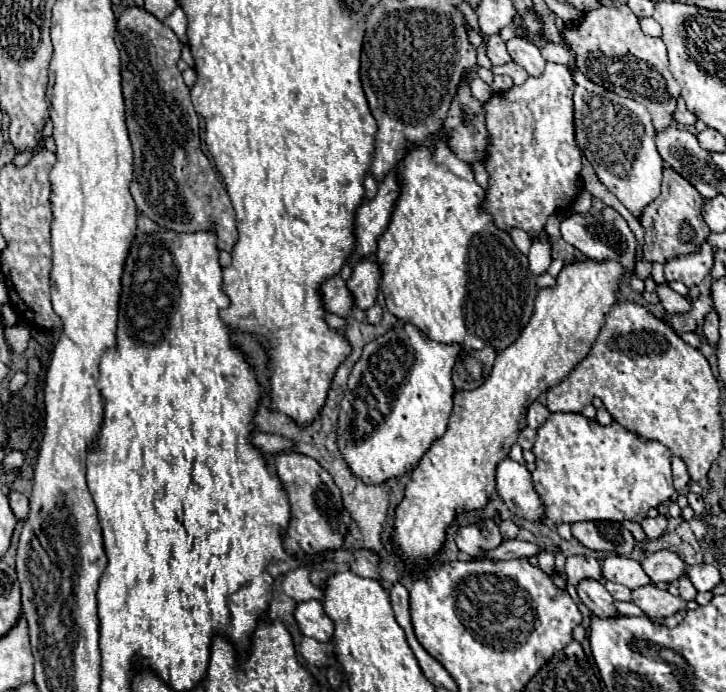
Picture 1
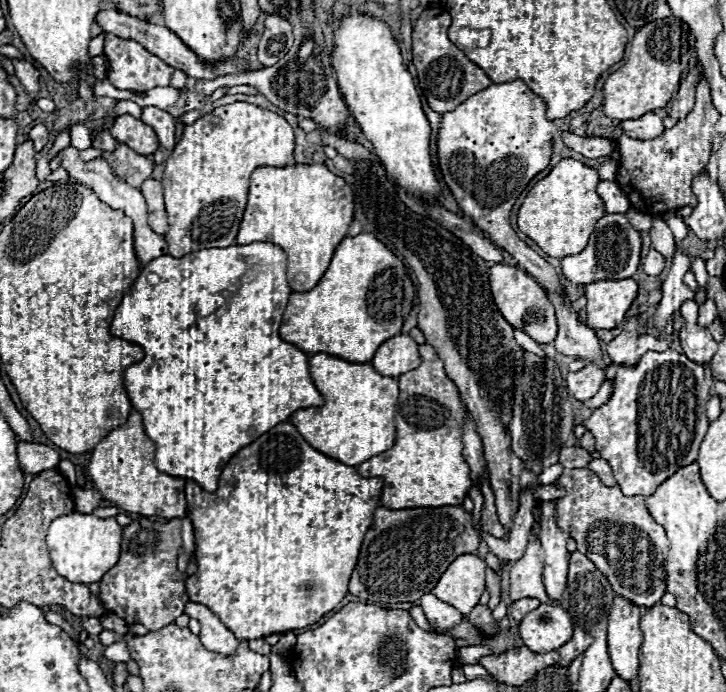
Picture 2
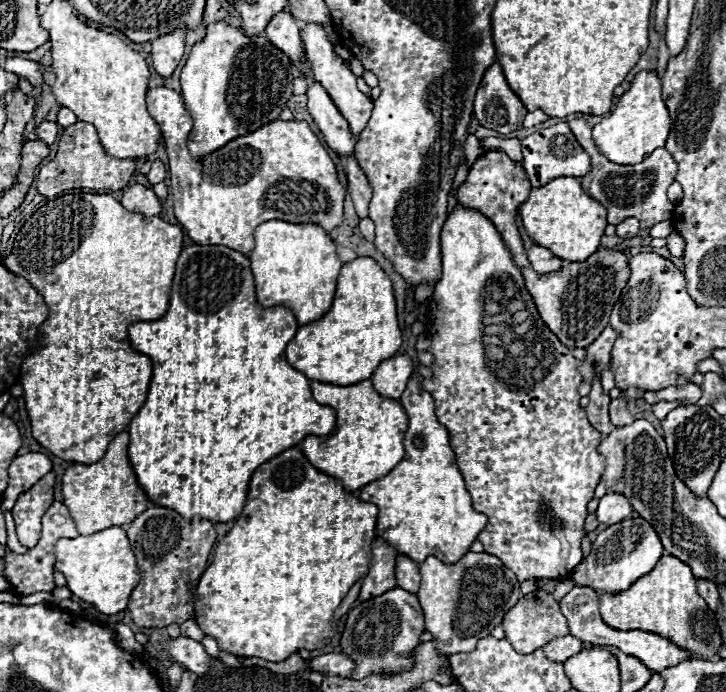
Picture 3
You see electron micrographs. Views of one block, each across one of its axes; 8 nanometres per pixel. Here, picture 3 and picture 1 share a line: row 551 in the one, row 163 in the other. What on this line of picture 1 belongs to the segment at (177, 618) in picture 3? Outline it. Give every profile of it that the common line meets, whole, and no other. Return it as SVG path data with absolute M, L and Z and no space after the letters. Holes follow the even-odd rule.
M132 6L122 12L116 26L116 46L122 56L122 90L126 100L126 126L134 150L134 180L130 182L130 194L136 202L136 208L144 212L162 228L172 228L176 232L196 232L206 230L210 222L216 222L218 248L232 252L238 242L236 230L236 212L224 190L222 180L214 172L210 160L200 148L200 128L198 114L190 100L190 88L184 84L182 74L176 66L180 60L180 40L178 36L164 26L158 18L146 10Z

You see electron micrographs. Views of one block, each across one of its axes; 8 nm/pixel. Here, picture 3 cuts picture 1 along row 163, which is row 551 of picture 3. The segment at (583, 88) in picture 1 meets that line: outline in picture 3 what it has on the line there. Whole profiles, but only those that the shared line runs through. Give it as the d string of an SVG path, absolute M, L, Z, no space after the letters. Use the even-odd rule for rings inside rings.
M628 518L608 526L592 542L590 554L570 572L574 586L594 588L598 594L620 594L628 590L638 578L652 572L656 562L662 558L662 544L654 528L644 518Z

